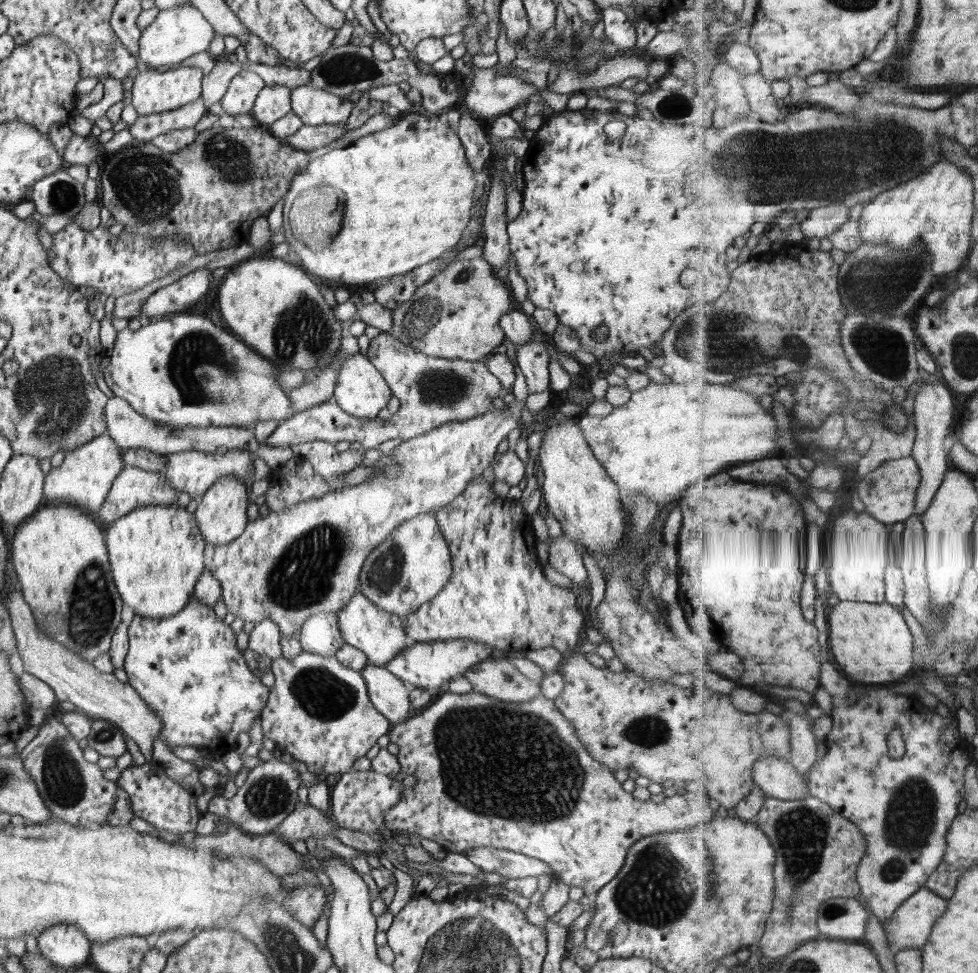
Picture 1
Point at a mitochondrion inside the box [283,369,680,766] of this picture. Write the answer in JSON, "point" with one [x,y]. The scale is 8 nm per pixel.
{"point":[320,693]}

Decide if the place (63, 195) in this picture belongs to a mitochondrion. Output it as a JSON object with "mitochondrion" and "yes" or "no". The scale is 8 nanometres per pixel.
{"mitochondrion":"yes"}

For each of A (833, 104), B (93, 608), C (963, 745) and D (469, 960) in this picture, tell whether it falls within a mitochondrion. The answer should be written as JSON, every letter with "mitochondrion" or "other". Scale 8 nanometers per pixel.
{"A":"other","B":"mitochondrion","C":"other","D":"mitochondrion"}

